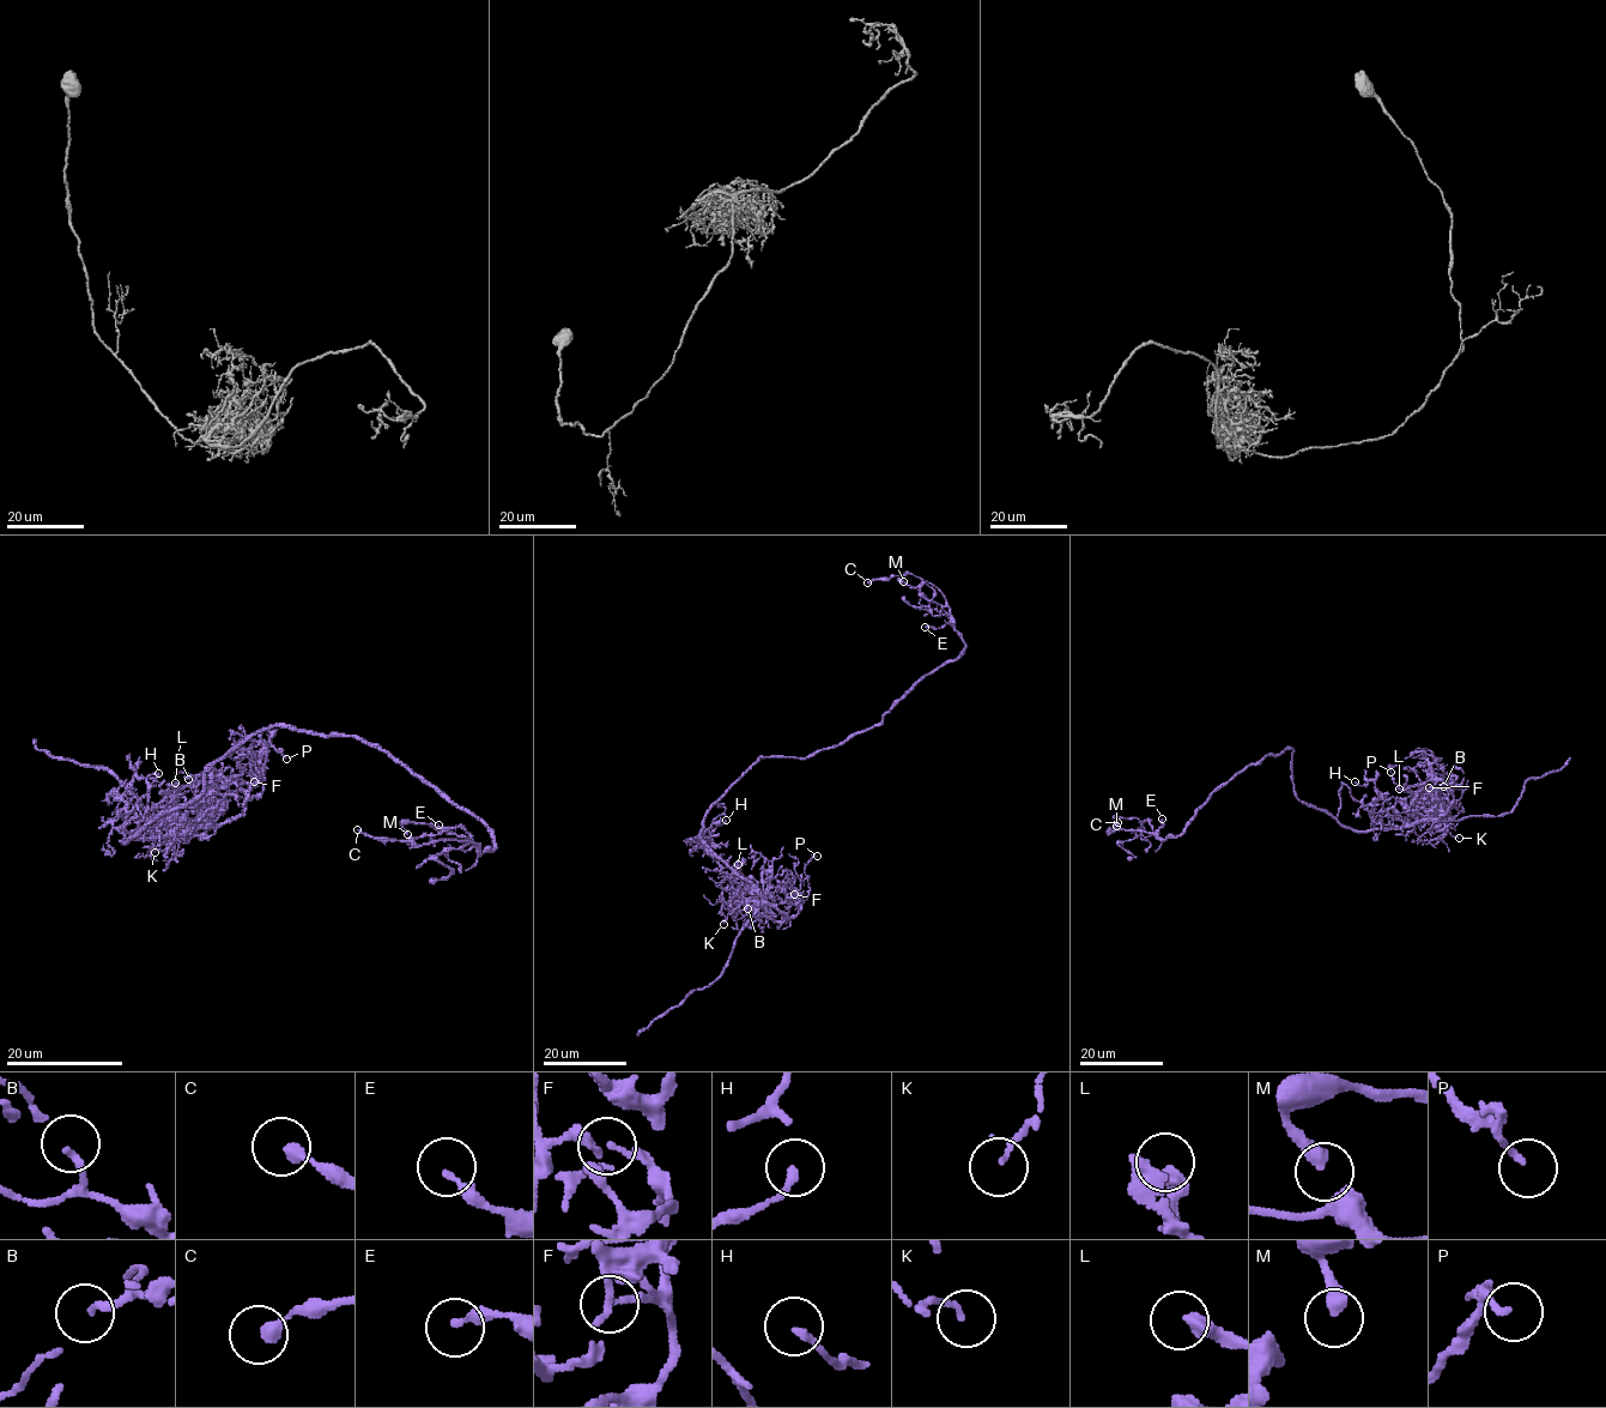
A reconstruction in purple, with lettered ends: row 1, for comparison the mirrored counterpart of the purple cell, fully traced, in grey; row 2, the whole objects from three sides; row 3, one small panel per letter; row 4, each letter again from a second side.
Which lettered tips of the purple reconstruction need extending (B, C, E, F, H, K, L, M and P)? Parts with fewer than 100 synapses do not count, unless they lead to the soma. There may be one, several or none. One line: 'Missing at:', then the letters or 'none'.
Missing at: none

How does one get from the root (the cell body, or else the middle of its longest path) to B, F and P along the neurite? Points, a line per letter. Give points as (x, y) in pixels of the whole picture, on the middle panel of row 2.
B: (763, 757), (710, 808), (700, 832), (700, 838), (731, 866), (774, 899), (775, 904), (759, 918), (747, 908)
F: (763, 757), (710, 808), (700, 838), (788, 918), (801, 908), (800, 900), (794, 894)
P: (763, 757), (710, 808), (700, 838), (788, 918), (808, 896), (804, 869), (817, 856)

